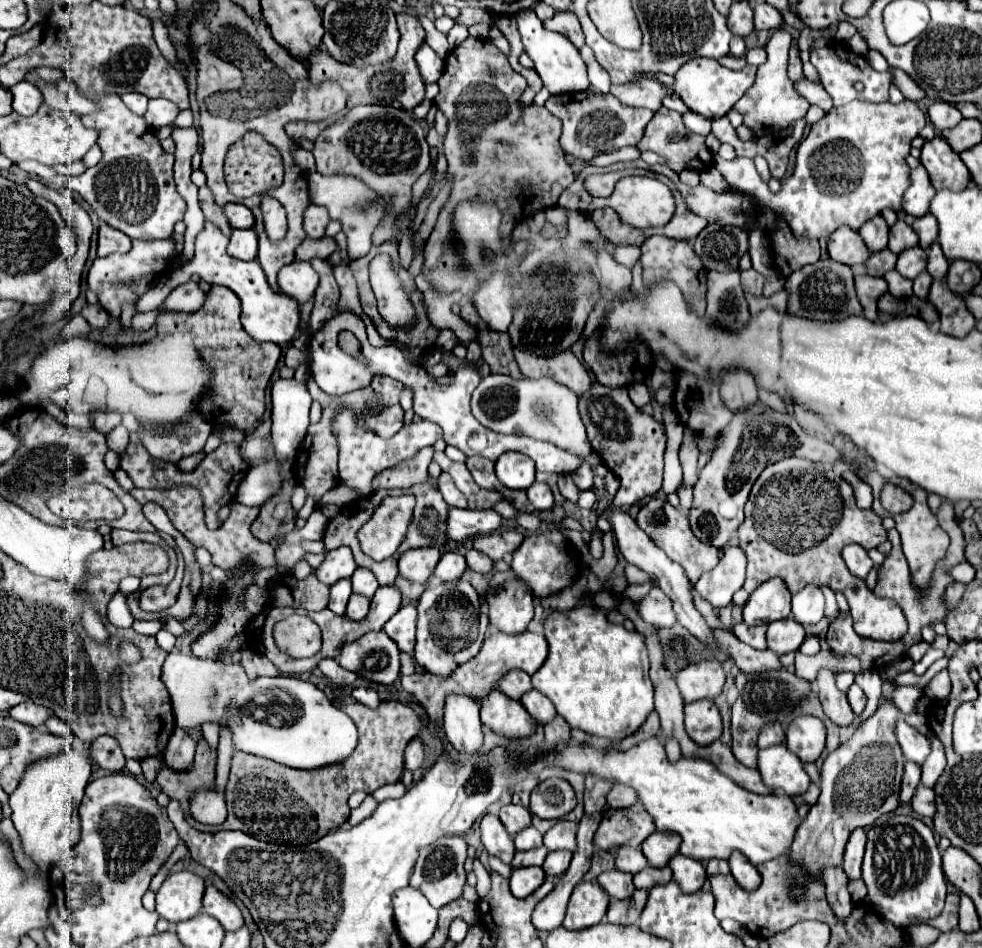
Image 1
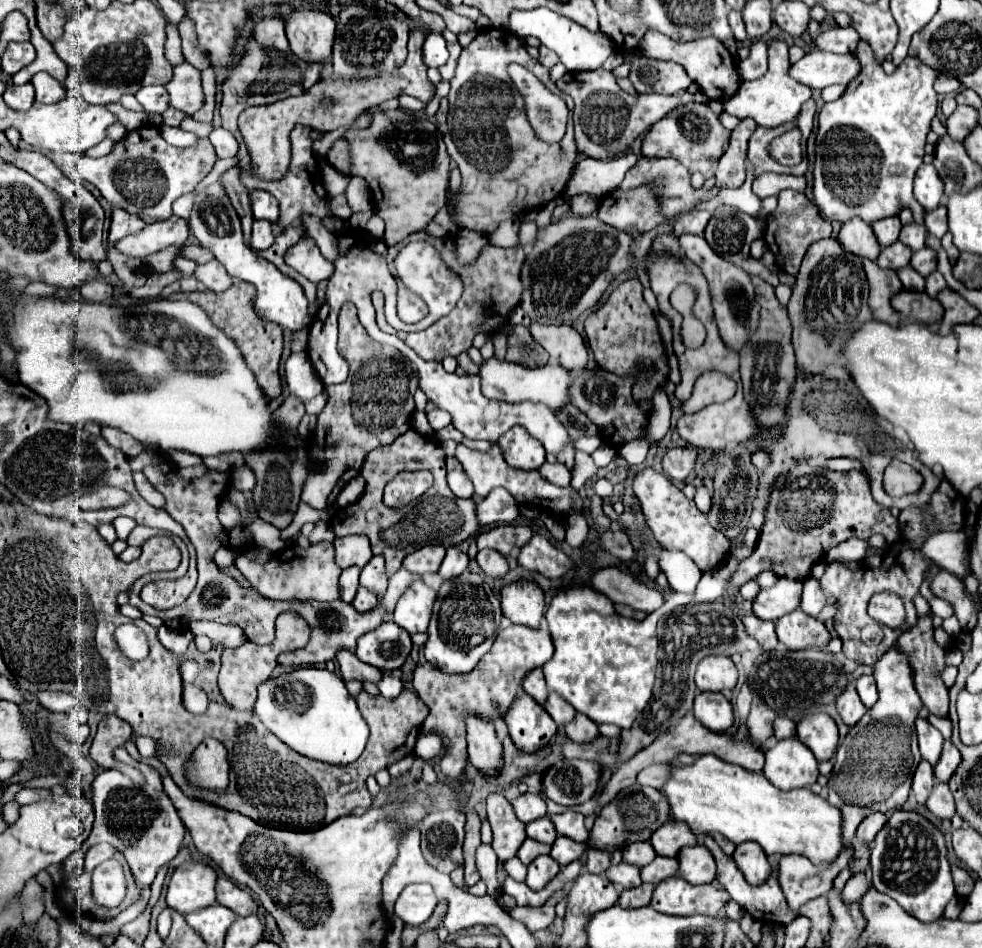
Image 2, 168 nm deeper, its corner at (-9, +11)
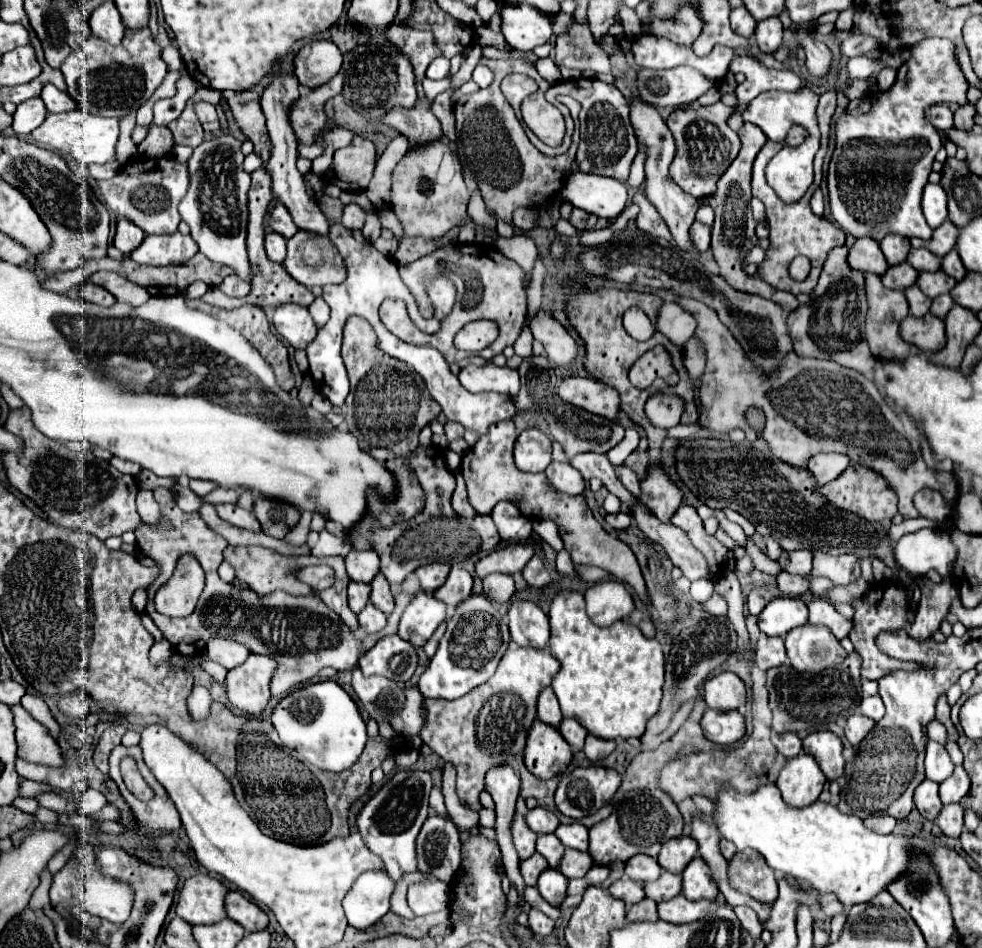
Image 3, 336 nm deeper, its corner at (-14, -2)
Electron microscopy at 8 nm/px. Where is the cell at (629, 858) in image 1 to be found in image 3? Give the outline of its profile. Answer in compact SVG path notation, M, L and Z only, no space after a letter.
M634 855L632 859L626 861L626 867L624 867L626 875L634 881L640 881L640 883L646 883L646 881L654 881L660 877L662 869L658 865L658 861L654 857L648 857L648 855Z

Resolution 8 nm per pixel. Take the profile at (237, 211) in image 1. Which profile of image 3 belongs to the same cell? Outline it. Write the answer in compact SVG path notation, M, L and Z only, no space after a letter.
M276 203L268 211L268 215L266 215L266 227L270 231L274 231L274 233L280 233L286 239L290 239L298 231L298 227L294 225L290 213L286 211L286 207L282 207L282 203Z

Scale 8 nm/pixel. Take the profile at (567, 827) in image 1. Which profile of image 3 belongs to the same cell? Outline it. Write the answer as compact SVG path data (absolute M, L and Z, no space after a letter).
M580 823L560 825L556 829L556 837L570 849L588 851L588 829L584 825L580 825Z

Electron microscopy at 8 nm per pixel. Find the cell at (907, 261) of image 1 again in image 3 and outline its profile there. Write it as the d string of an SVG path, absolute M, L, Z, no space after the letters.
M938 269L938 271L922 271L922 273L918 275L916 285L918 285L926 295L930 295L930 297L934 299L934 297L938 297L938 295L942 295L942 293L948 293L948 291L956 285L956 281L954 281L950 275L946 275L942 269Z

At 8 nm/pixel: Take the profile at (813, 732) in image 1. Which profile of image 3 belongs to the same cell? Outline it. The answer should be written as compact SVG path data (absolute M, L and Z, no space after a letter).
M816 731L804 739L804 751L816 759L828 779L838 779L844 771L842 741L832 731Z

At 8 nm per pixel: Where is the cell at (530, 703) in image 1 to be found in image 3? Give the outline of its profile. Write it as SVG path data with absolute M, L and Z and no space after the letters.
M562 719L558 731L560 731L562 737L572 745L574 751L582 751L582 747L584 747L584 739L586 739L588 731L586 731L576 719Z

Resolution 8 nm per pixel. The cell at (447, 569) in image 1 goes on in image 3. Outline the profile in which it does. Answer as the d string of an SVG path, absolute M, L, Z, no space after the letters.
M452 565L452 571L450 571L446 583L434 593L434 597L444 601L446 605L456 607L470 593L472 593L472 575L466 569L462 569L460 565Z

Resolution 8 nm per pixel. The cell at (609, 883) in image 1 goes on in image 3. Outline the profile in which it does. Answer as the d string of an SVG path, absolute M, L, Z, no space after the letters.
M622 877L622 879L618 879L616 883L612 883L612 885L610 885L610 893L612 893L616 899L624 901L626 907L632 907L634 903L638 903L638 901L642 901L642 899L646 897L642 883L632 881L630 877Z

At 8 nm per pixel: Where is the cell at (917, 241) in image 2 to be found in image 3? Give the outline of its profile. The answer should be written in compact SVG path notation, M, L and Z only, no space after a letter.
M910 249L908 263L914 265L918 271L936 271L936 269L940 269L940 259L928 249Z

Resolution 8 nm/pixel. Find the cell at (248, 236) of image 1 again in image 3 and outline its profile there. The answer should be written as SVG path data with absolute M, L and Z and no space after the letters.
M266 233L266 239L264 239L264 247L266 247L266 253L268 253L268 259L270 261L276 261L276 263L282 263L284 257L286 257L286 239L278 233Z

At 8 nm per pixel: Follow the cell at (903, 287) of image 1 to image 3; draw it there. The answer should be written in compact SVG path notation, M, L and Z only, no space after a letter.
M916 285L904 289L904 293L906 293L908 305L910 305L910 313L912 313L914 317L922 317L922 315L926 315L926 313L930 311L930 303L932 303L932 299L926 297Z

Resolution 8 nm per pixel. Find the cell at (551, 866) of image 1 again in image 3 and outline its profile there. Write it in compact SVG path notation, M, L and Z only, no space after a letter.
M566 849L564 857L558 865L558 871L568 879L578 879L578 877L586 875L592 865L594 865L594 861L590 859L588 853L582 853L576 849Z

